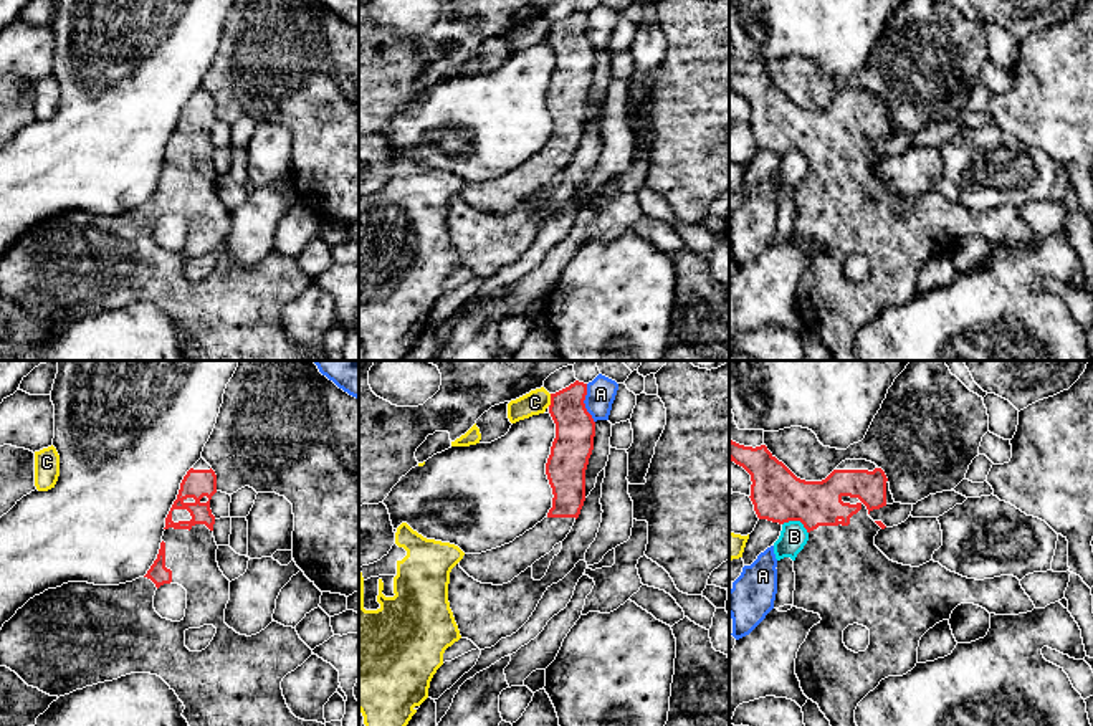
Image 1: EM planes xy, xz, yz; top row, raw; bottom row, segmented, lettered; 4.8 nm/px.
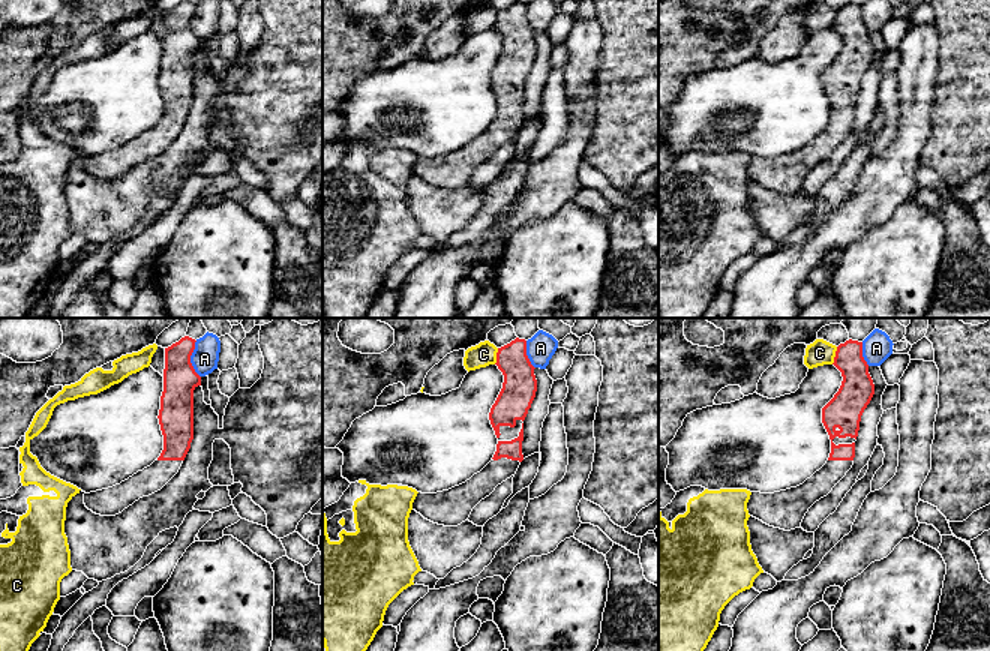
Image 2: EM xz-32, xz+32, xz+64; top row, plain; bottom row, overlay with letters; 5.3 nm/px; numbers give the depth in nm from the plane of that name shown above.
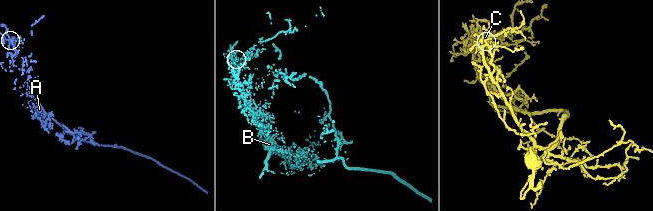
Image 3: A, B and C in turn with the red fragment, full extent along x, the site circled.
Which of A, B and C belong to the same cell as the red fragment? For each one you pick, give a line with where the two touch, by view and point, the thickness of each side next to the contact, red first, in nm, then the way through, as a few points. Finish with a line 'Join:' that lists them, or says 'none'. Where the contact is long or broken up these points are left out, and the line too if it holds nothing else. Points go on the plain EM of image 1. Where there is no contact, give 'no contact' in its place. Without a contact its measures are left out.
Join: none

